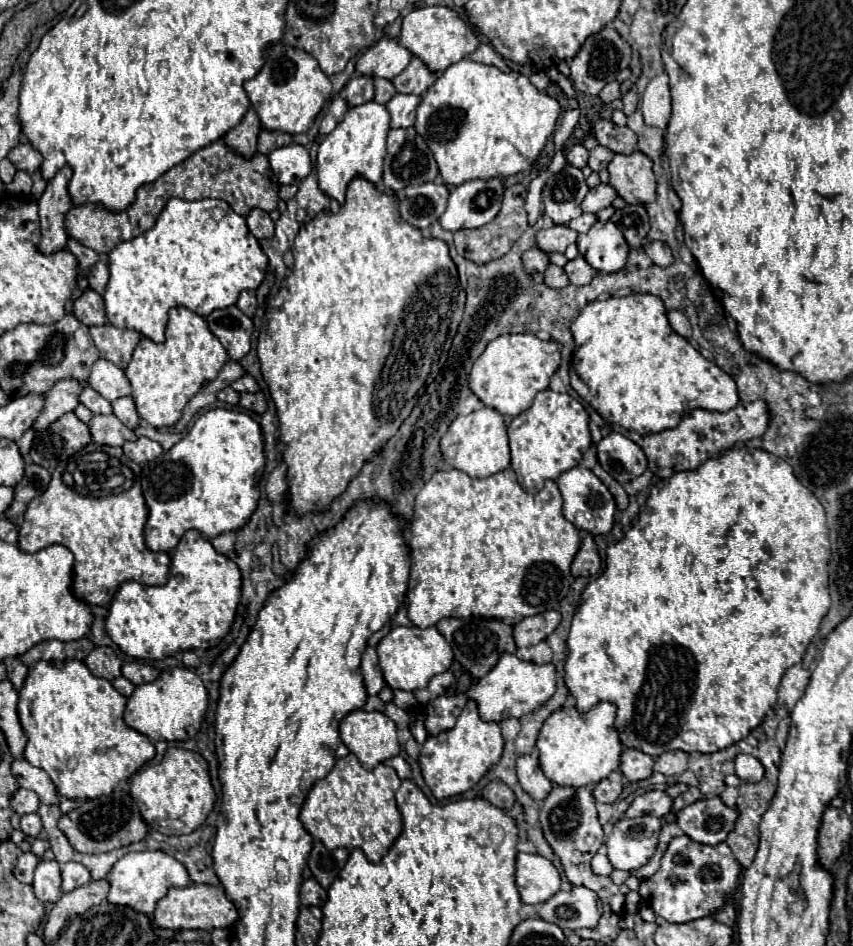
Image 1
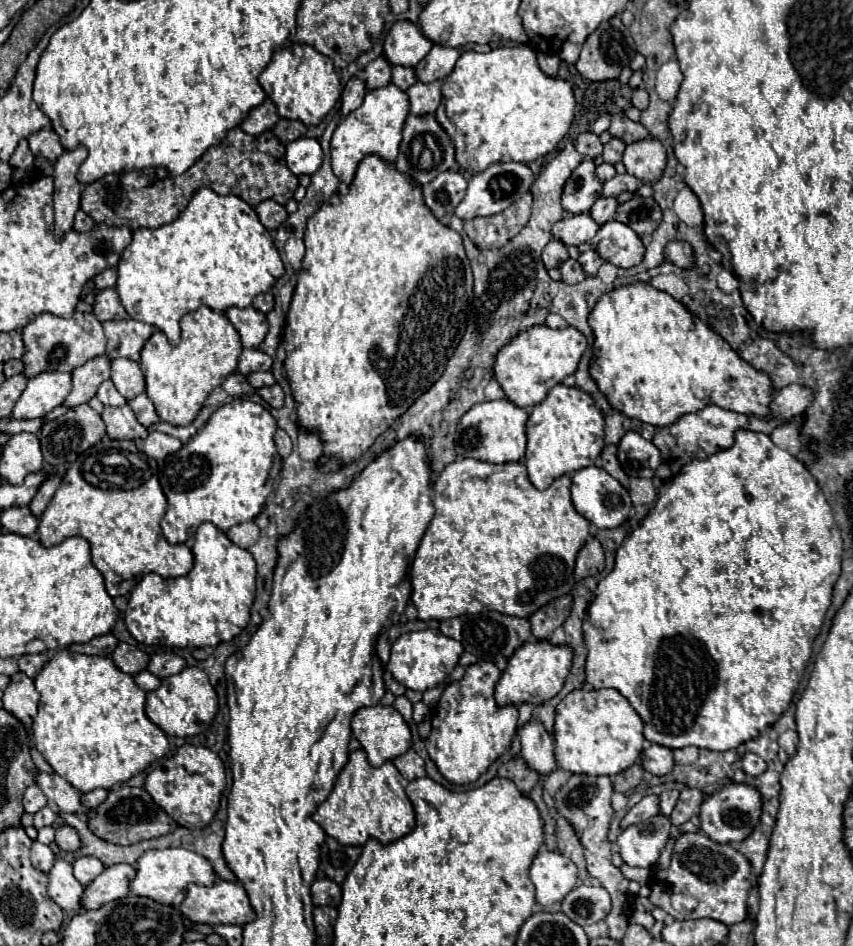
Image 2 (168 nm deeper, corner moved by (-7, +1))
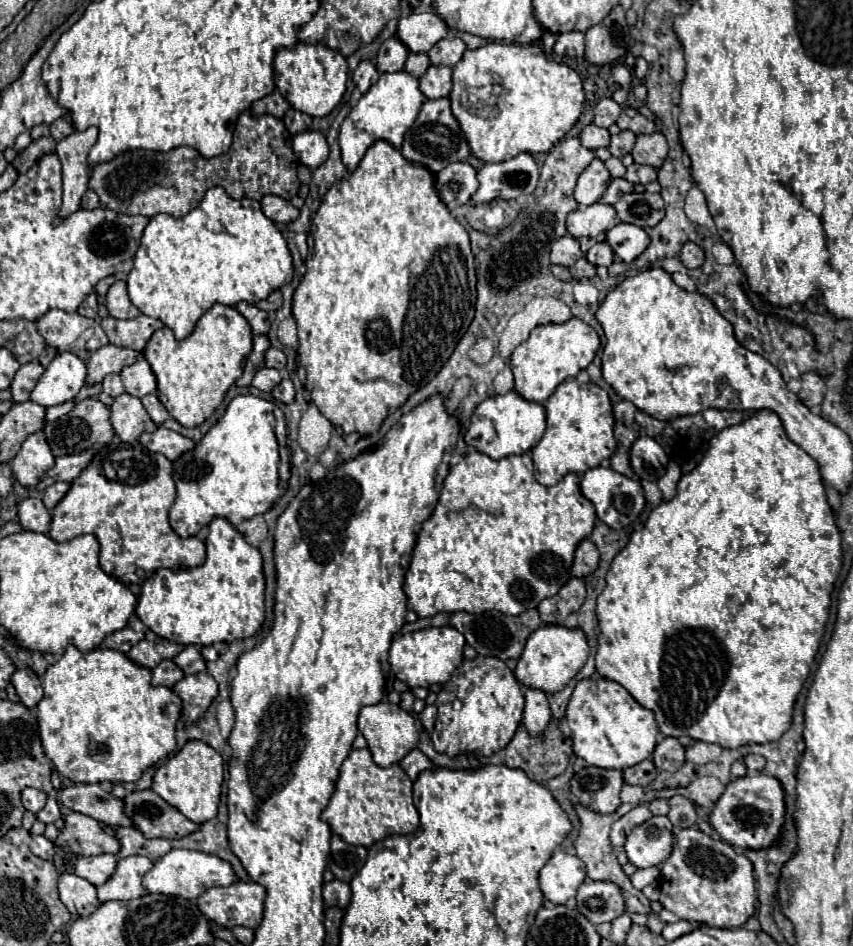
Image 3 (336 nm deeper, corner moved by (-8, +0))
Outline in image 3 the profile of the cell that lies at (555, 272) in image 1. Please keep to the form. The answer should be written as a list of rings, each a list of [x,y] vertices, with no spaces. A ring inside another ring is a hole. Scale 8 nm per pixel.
[[[583,257],[583,259],[579,259],[575,265],[571,265],[569,271],[571,271],[571,277],[573,277],[575,281],[583,281],[583,279],[591,279],[591,277],[595,275],[595,265],[591,265],[591,263]]]

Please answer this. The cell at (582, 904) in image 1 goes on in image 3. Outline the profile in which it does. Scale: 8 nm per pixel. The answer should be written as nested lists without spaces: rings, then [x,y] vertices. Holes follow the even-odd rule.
[[[607,881],[583,883],[577,891],[577,909],[593,925],[613,921],[625,911],[621,889]]]

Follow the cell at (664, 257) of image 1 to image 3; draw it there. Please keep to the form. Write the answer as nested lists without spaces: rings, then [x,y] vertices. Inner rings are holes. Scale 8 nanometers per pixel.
[[[685,243],[683,249],[681,249],[681,255],[679,255],[681,263],[687,267],[687,269],[697,269],[703,265],[705,261],[705,253],[701,247],[697,247],[695,243]]]

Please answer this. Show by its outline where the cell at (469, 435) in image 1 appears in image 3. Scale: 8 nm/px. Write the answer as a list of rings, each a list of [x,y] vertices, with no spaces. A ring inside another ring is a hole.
[[[509,391],[505,395],[487,397],[483,403],[477,405],[465,431],[465,443],[475,451],[489,455],[491,459],[503,459],[509,455],[529,453],[535,447],[535,443],[539,443],[543,431],[545,431],[545,409],[539,403],[525,401],[515,391]]]

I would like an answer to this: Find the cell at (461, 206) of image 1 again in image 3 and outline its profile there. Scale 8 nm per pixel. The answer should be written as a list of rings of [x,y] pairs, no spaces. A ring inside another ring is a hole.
[[[529,153],[509,161],[485,163],[477,171],[479,189],[473,193],[473,205],[487,205],[497,199],[515,199],[523,203],[539,183],[539,167]]]

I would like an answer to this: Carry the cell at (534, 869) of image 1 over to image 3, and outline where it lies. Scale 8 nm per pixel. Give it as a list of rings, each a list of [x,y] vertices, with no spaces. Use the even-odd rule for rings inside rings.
[[[555,851],[539,873],[539,887],[543,897],[553,905],[576,906],[577,887],[585,879],[583,861],[575,855]]]

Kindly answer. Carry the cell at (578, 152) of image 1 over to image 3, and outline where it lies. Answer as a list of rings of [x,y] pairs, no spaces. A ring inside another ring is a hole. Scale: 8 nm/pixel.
[[[591,123],[591,125],[587,125],[587,127],[581,131],[579,139],[581,139],[583,147],[595,151],[595,149],[599,149],[599,147],[607,147],[607,145],[609,145],[609,131],[607,131],[607,129],[601,129],[601,127],[597,127],[597,125]]]

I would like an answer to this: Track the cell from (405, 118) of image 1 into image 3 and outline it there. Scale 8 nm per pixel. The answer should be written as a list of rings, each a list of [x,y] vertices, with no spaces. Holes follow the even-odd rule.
[[[429,67],[419,79],[419,89],[427,99],[441,99],[451,93],[451,67]]]

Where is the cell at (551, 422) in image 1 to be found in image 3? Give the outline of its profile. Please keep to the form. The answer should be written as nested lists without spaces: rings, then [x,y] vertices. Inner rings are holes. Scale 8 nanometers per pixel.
[[[567,379],[555,389],[543,407],[547,413],[547,427],[541,441],[531,449],[535,479],[541,485],[555,485],[567,473],[585,473],[587,469],[601,465],[601,461],[609,459],[617,449],[611,401],[601,387],[593,383],[579,385],[573,379]]]

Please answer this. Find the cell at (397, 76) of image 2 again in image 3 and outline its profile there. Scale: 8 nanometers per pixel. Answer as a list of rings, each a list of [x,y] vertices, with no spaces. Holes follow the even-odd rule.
[[[411,53],[407,63],[405,63],[405,69],[409,75],[415,75],[415,77],[421,77],[429,67],[429,57],[427,55],[421,55],[421,53]]]

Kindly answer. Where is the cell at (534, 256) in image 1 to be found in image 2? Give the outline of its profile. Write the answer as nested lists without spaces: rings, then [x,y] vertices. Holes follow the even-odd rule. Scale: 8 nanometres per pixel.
[[[552,240],[552,242],[548,242],[548,246],[542,252],[542,260],[548,270],[558,268],[568,260],[568,250],[560,240]]]

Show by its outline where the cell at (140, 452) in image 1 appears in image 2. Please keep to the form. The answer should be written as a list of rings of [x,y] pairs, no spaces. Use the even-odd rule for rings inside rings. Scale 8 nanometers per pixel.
[[[152,430],[142,444],[142,452],[154,460],[164,460],[168,454],[178,452],[180,446],[182,446],[182,442],[178,438],[158,432],[158,430]]]

